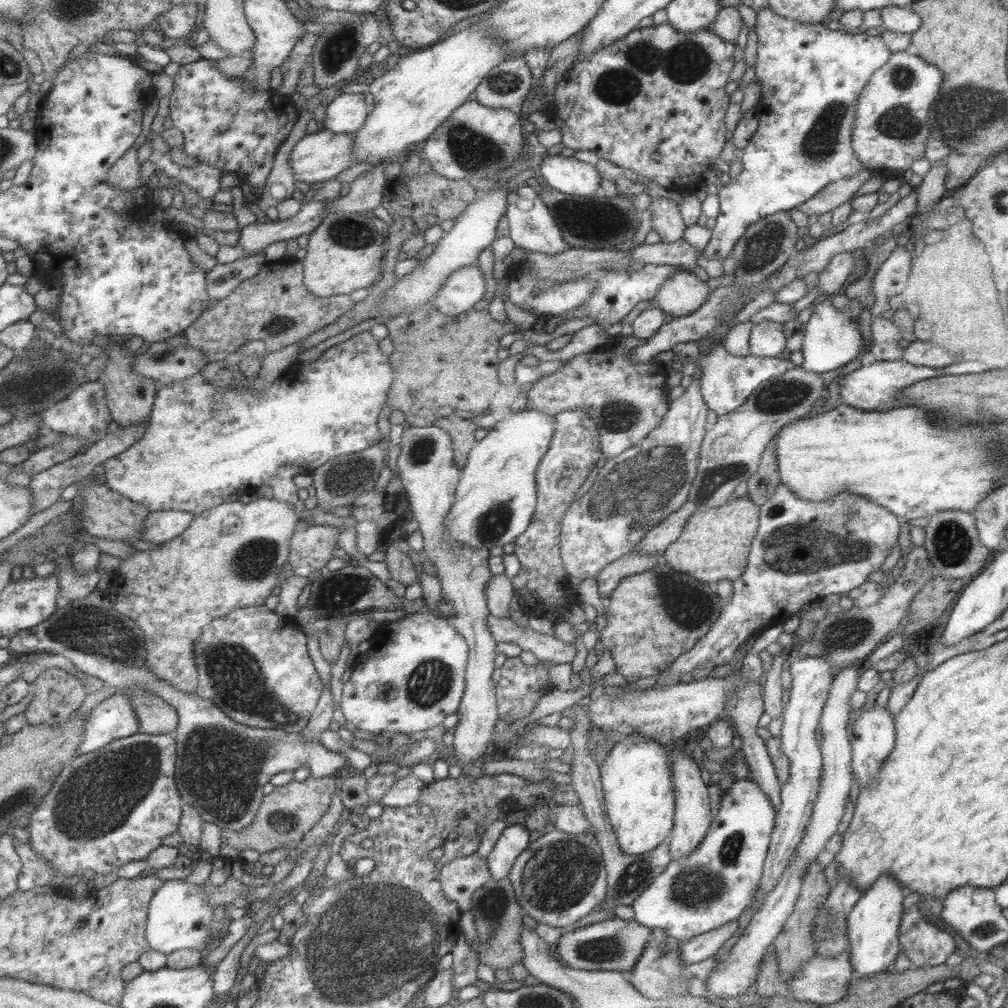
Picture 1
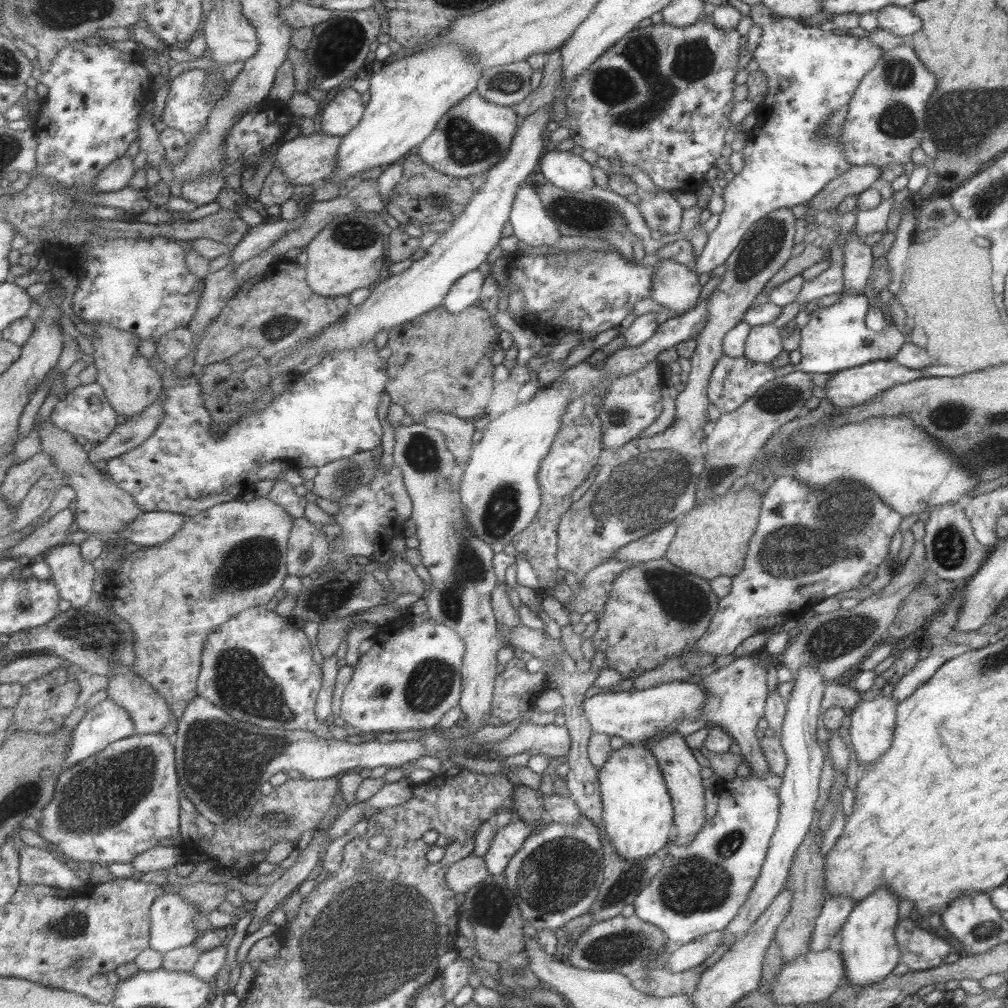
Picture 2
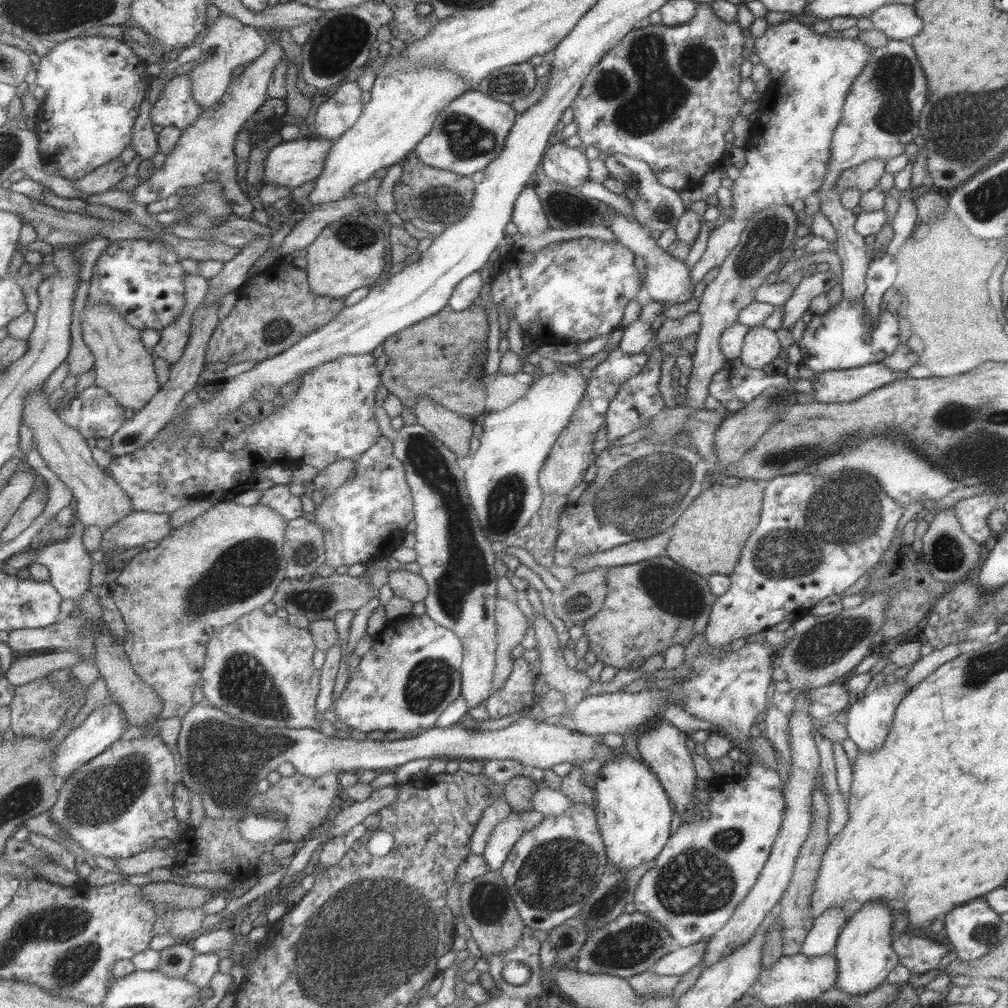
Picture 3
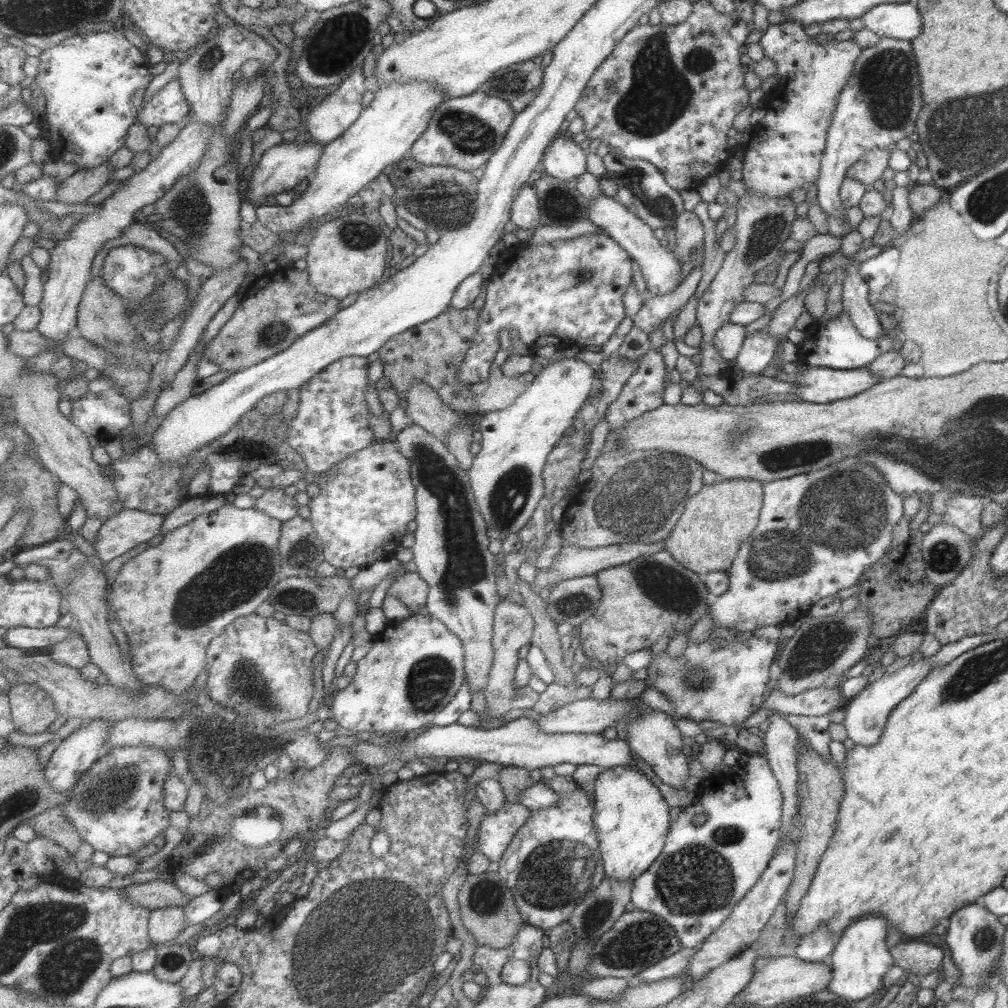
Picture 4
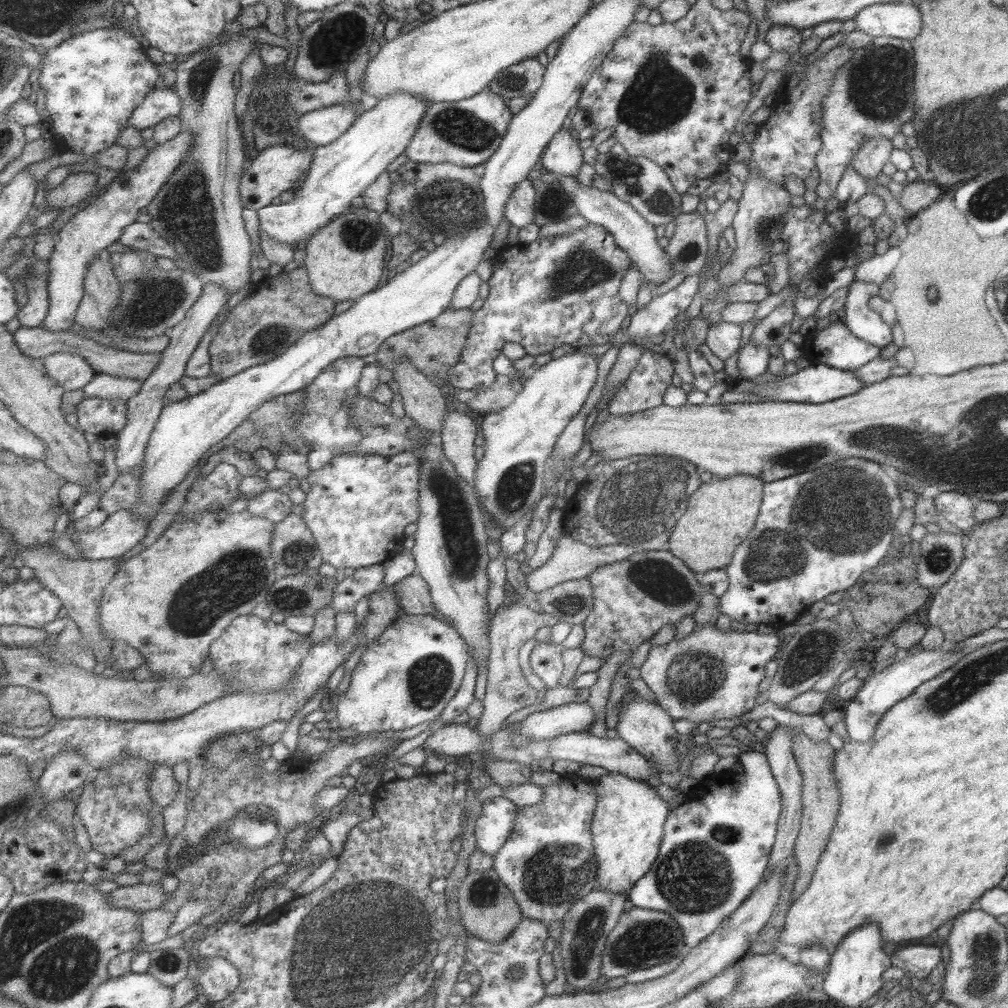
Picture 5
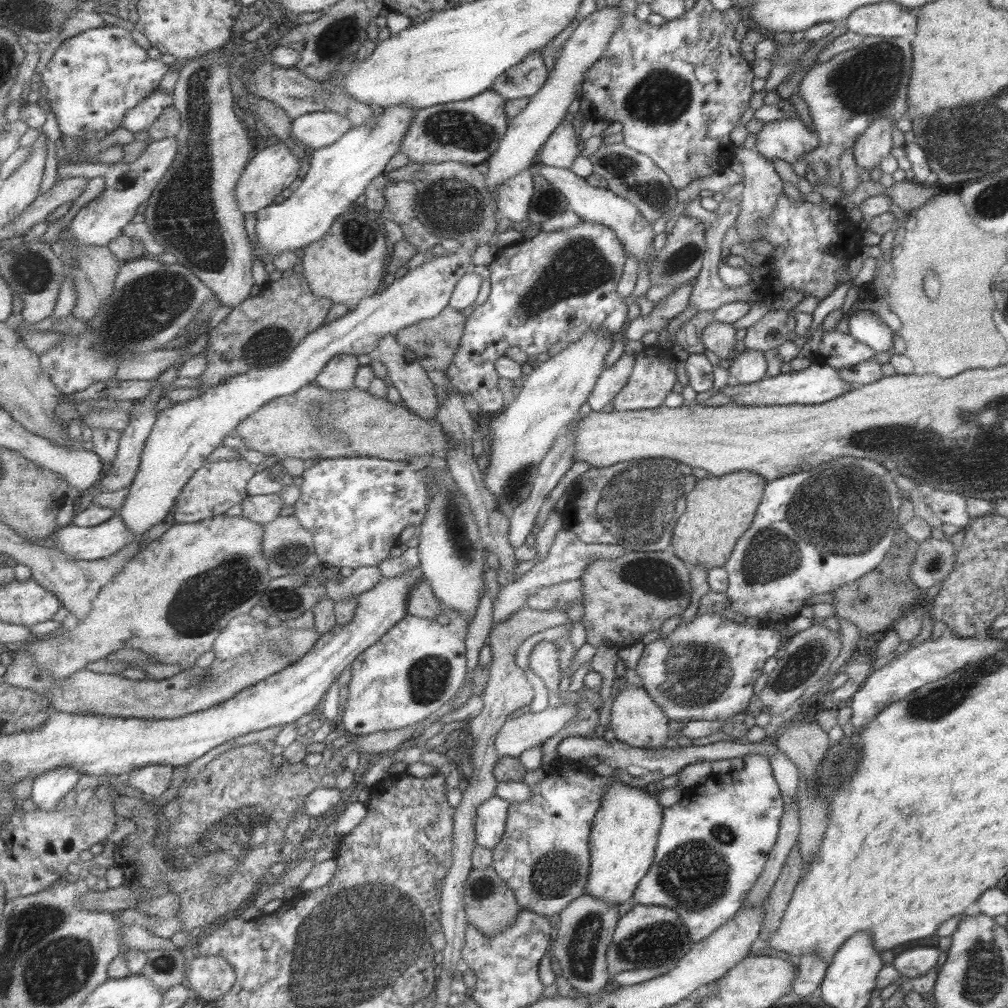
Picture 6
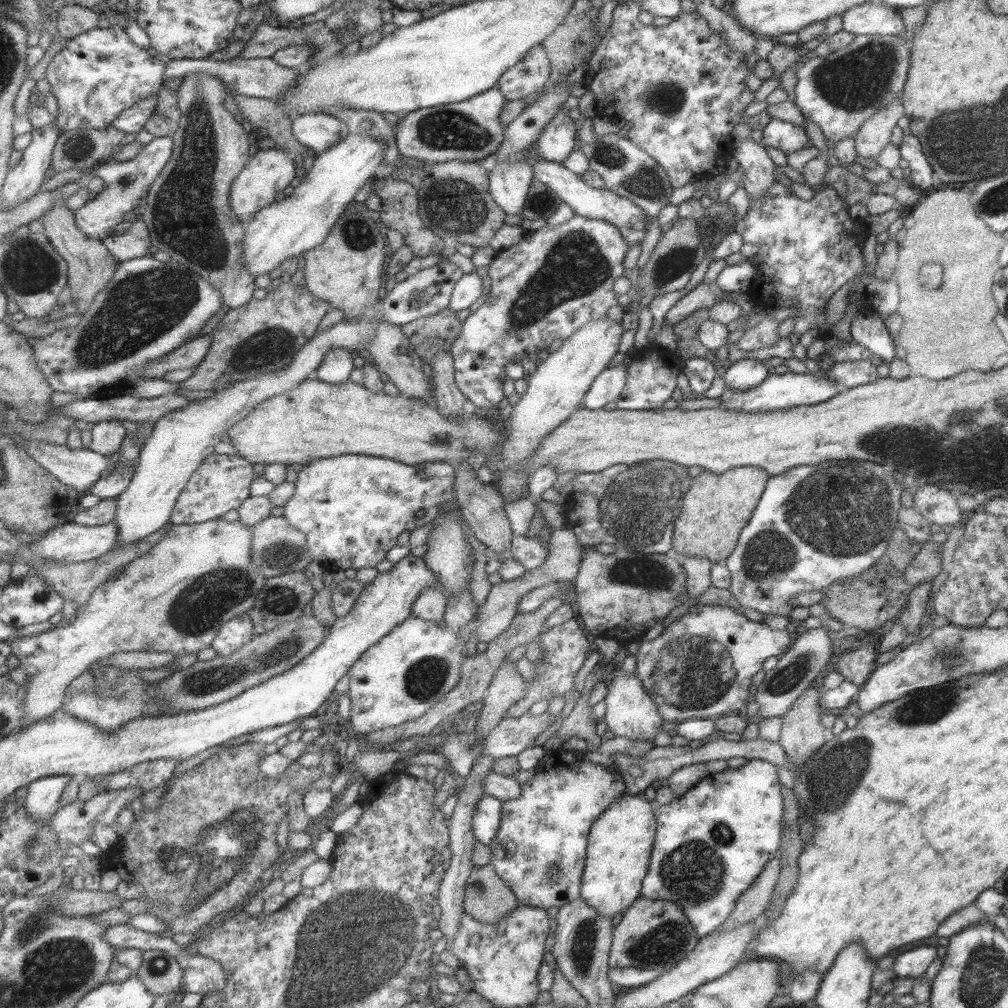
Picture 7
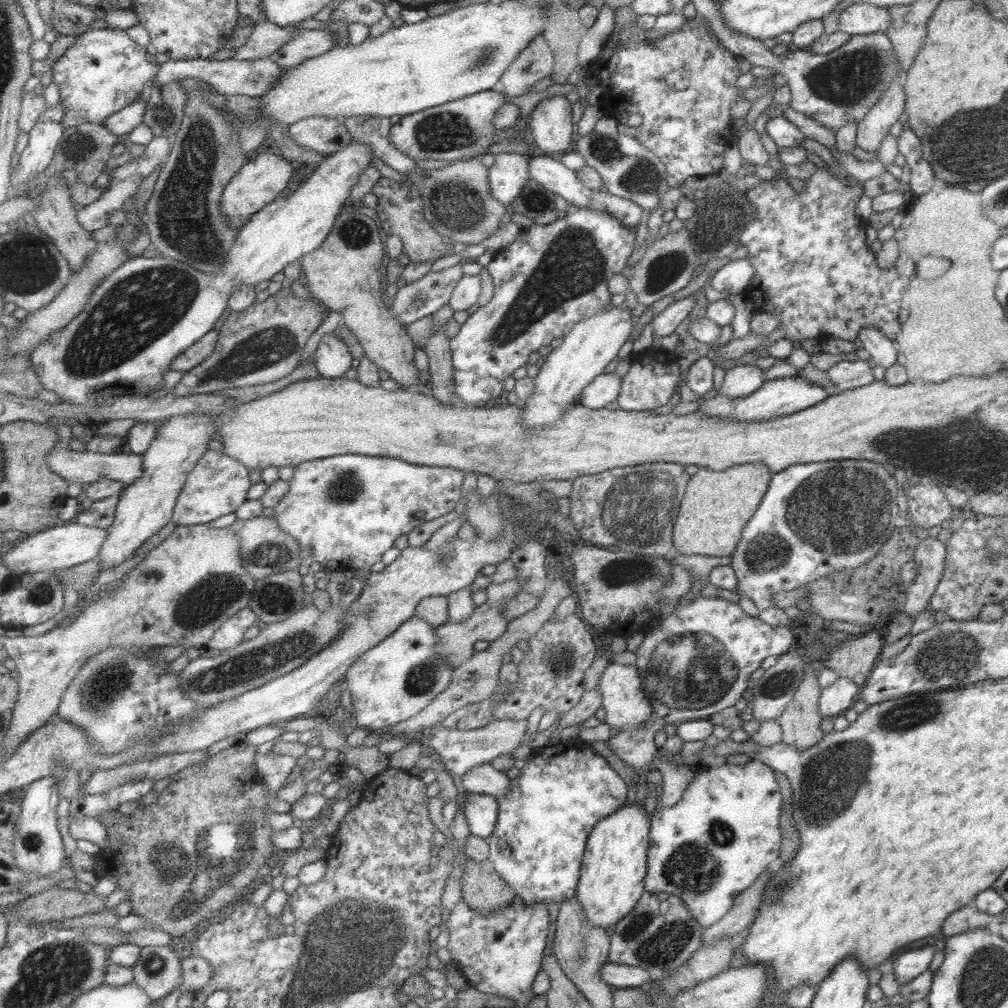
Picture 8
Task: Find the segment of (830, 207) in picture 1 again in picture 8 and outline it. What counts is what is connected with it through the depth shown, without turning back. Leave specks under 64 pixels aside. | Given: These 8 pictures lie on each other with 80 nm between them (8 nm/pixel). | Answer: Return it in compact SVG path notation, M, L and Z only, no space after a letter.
M894 78L892 84L883 91L878 103L857 123L854 146L865 152L877 152L881 140L889 134L889 127L897 122L904 111L904 98L902 86L898 84L898 78Z

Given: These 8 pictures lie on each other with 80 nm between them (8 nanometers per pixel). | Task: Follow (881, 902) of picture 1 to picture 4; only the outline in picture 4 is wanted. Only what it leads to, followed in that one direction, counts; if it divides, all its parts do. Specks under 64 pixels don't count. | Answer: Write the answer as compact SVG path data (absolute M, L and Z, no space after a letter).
M876 914L857 917L834 943L830 956L831 978L828 984L830 993L847 1001L867 998L882 988L883 975L894 965L893 957L885 945L888 922Z

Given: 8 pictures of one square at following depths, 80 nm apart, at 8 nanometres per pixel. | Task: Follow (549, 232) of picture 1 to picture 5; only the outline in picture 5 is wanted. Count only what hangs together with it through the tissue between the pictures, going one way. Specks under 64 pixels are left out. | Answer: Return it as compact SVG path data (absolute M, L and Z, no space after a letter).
M524 179L519 185L515 185L515 191L509 195L509 201L505 203L505 209L503 209L505 220L518 229L534 222L534 201L535 190L532 183Z

